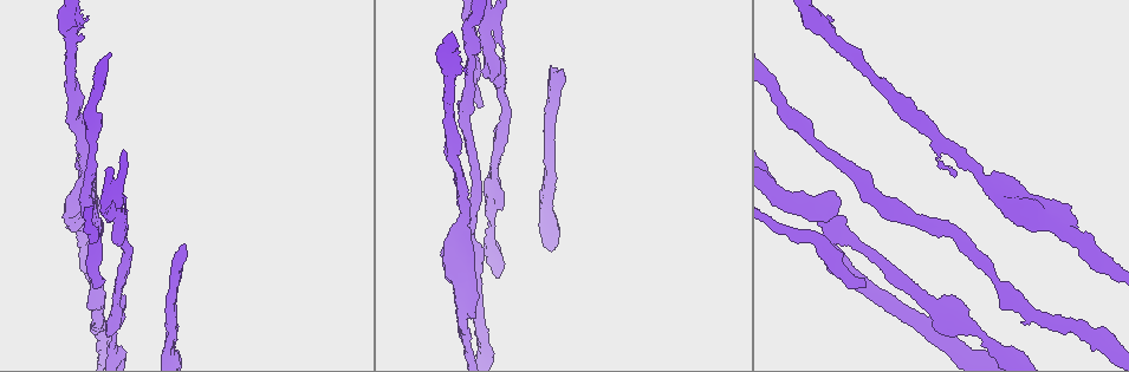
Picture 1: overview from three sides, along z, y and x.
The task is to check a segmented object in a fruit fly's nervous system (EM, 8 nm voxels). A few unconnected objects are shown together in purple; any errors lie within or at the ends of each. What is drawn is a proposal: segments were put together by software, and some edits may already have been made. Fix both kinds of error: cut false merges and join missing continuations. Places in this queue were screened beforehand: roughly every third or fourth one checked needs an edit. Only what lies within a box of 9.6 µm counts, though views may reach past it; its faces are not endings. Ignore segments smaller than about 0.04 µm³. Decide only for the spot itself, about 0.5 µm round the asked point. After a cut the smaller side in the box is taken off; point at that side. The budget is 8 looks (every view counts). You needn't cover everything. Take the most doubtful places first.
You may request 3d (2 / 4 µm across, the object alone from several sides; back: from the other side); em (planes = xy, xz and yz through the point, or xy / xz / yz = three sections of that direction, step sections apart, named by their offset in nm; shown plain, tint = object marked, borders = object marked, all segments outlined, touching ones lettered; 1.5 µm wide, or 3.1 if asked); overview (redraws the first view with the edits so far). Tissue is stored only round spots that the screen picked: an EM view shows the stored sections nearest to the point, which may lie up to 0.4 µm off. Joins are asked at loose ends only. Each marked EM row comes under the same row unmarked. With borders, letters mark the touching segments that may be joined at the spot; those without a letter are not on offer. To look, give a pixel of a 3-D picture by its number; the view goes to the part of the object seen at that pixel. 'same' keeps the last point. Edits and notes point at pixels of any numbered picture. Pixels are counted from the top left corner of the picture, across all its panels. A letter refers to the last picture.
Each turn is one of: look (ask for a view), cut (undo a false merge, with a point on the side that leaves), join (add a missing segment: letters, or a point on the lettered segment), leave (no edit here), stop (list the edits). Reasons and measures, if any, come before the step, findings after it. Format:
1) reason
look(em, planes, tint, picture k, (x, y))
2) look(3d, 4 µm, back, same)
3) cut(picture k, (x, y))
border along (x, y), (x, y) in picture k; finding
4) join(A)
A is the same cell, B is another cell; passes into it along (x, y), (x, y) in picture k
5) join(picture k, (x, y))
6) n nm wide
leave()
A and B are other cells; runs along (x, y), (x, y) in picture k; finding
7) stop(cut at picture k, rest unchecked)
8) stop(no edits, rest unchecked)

end of a long branch
look(3d, 2 µm, picture 1, (184, 248))

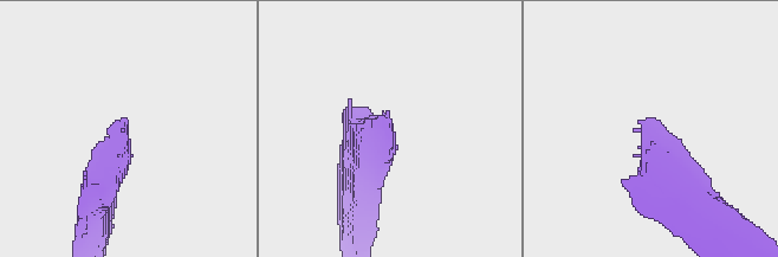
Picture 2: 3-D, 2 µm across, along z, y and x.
look(em, xy, step 4, tint, picture 2, (389, 114))

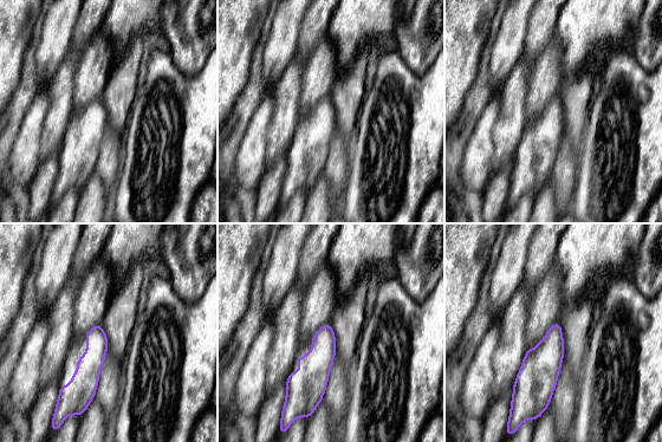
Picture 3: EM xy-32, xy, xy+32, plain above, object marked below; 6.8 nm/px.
cut it another way
look(em, planes, borders, same)

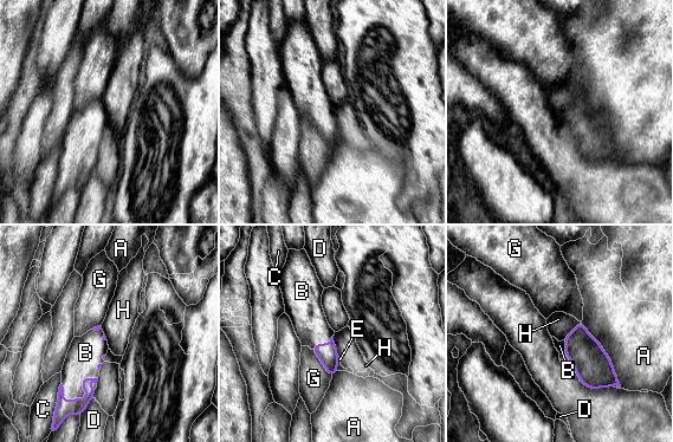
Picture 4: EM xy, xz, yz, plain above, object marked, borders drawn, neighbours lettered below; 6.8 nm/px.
join(B)
B is the same cell, A, C, D, E, G and H are other cells; passes into it along (63, 409), (85, 391), (84, 355) in picture 4; the neuron continues

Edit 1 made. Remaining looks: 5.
branch stops here
look(em, planes, borders, picture 1, (865, 285))

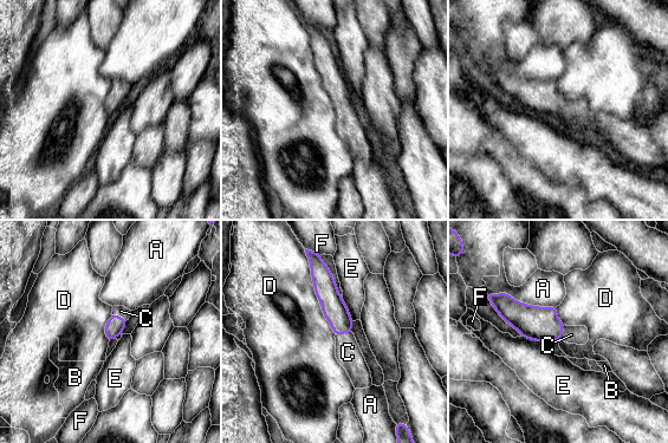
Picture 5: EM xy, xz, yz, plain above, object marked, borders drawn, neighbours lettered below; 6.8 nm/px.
join(C)
C is the same cell, A, B, D, E and F are other cells; passes into it along (115, 325), (117, 316), (121, 311) in picture 5; the neuron continues

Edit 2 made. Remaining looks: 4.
free end
look(em, planes, borders, picture 1, (966, 306))

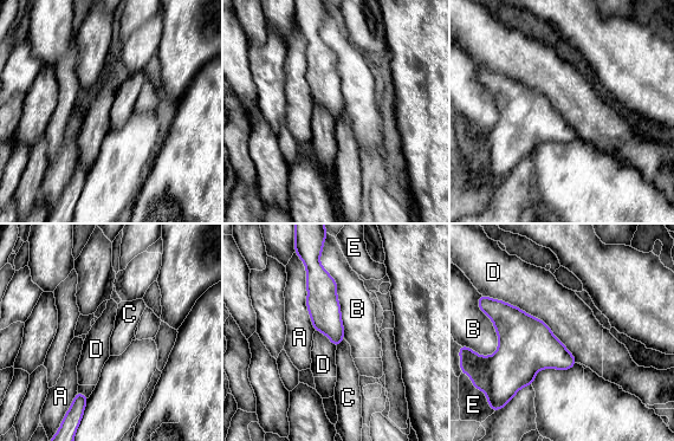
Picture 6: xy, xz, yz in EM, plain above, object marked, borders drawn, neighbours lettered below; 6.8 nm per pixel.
leave()
A, B, C, D and E are other cells; border along (491, 298), (543, 320), (576, 362) in picture 6; none of them fits

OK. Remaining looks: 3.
stop(join at picture 4, join at picture 5, rest unchecked)

